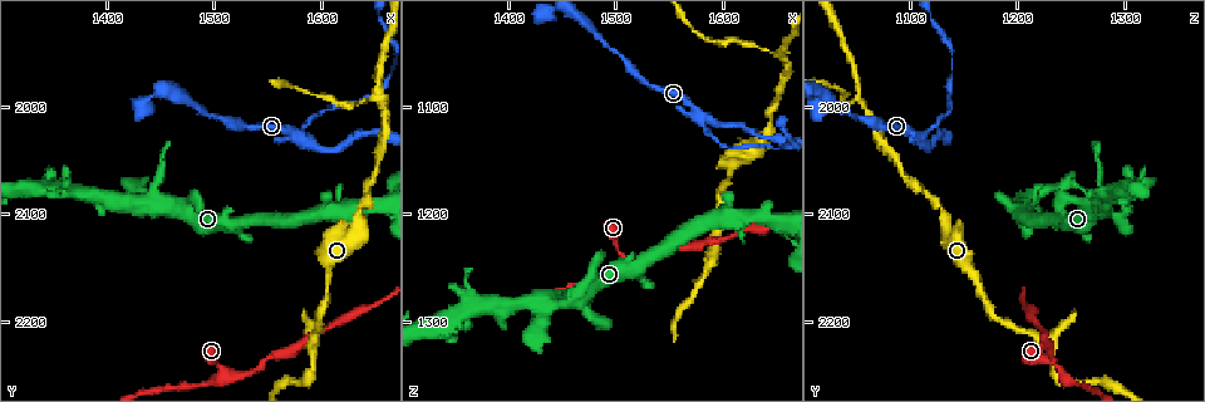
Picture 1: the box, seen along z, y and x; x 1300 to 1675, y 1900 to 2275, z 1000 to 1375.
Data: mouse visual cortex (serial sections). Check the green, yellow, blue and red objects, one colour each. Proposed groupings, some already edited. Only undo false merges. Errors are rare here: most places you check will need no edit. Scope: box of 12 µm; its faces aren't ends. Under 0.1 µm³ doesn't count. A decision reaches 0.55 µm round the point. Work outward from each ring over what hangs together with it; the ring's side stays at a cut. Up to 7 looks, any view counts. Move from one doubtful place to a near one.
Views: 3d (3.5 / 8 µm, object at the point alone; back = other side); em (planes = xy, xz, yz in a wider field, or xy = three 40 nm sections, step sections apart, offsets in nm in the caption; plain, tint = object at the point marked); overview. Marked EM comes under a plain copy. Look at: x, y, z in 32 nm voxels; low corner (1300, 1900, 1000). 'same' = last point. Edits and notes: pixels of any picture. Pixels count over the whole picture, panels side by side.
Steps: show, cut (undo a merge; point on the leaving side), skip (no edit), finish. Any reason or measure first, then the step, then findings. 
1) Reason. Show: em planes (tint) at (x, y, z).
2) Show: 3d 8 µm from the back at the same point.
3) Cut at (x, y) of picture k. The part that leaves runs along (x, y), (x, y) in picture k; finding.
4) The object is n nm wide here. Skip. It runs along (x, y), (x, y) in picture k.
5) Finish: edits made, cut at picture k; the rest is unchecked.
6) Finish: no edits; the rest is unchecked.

Sudden change in width. Show: 3d 3.5 µm from the back at (1508, 2246, 1244).

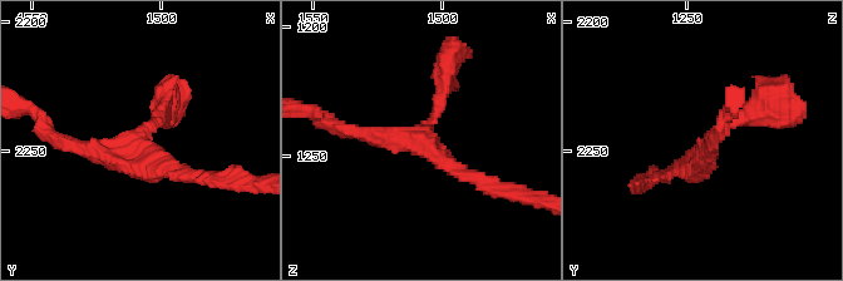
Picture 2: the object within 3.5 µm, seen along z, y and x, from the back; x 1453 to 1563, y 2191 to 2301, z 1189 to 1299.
Now the EM. Show: em planes (tint) at (1509, 2247, 1242).

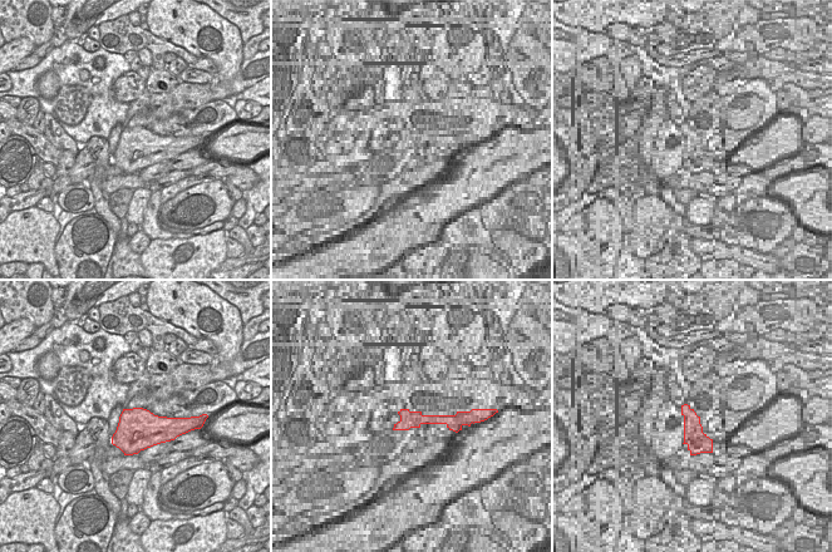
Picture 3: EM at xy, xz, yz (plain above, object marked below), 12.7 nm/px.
Skip. It runs along (444, 74), (437, 116), (418, 134), (345, 128) in picture 2; continuous, no second cell.

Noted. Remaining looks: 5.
Three-way junction. Show: 3d 3.5 µm at (1584, 2032, 1110).

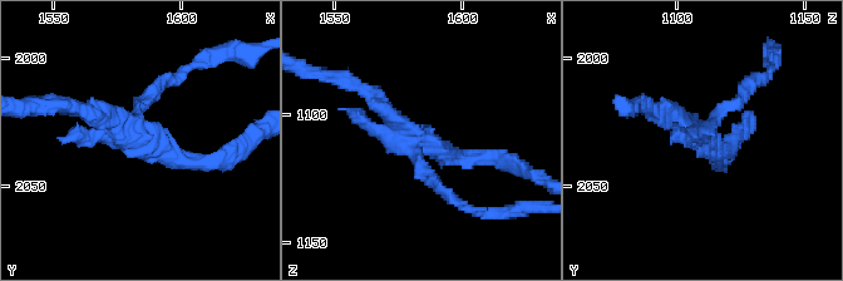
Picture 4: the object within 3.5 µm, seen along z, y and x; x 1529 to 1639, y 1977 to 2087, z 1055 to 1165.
Now the EM. Show: em planes (tint) at (1581, 2029, 1111).

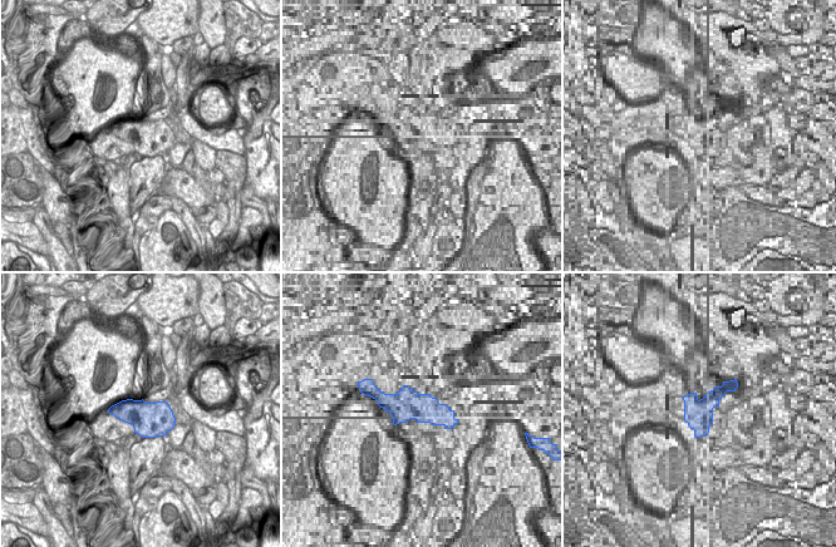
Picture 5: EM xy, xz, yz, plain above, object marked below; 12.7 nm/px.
Cut at (743, 97) of picture 4. Two cells meet here.

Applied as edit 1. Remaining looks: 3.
Show: 3d 3.5 µm at (1500, 2008, 1048).

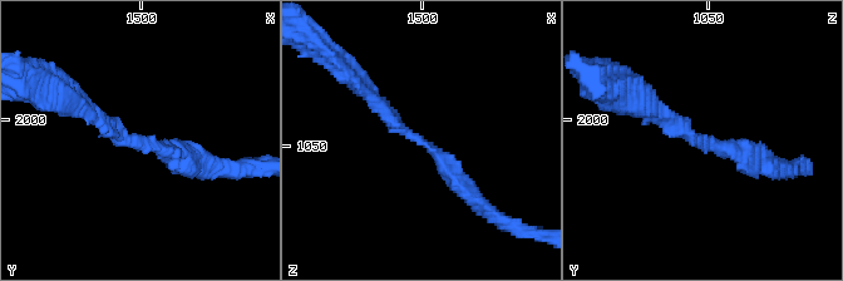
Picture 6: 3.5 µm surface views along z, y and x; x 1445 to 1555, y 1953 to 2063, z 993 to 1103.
Now the EM. Show: em xy step 1 (tint) at (1501, 2010, 1048).

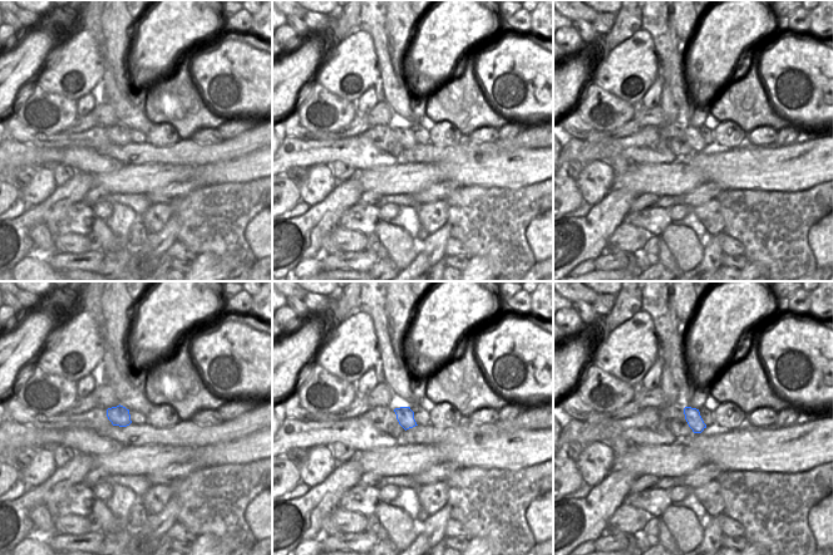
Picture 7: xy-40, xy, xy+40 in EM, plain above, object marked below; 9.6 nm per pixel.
Skip. It runs along (476, 198), (368, 92) in picture 6; one cell here.

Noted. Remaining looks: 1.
Finish: edits made, cut at picture 4; the rest is unchecked.

